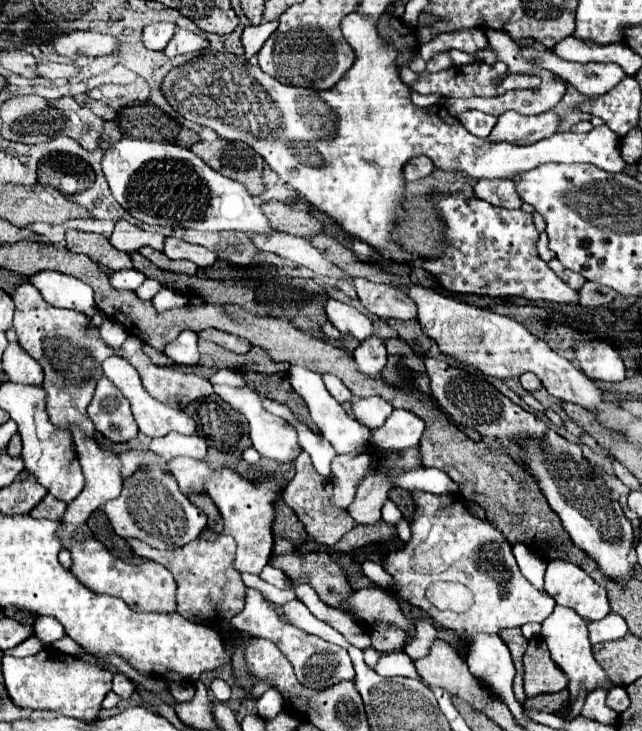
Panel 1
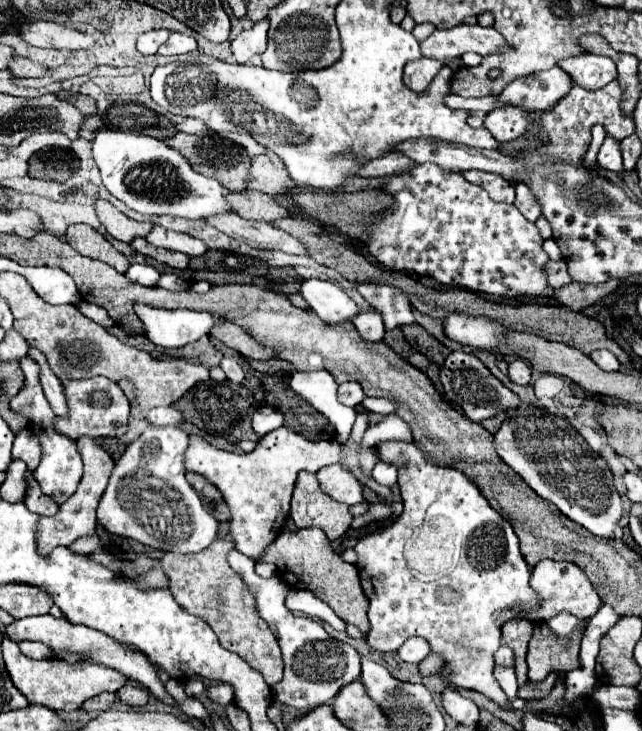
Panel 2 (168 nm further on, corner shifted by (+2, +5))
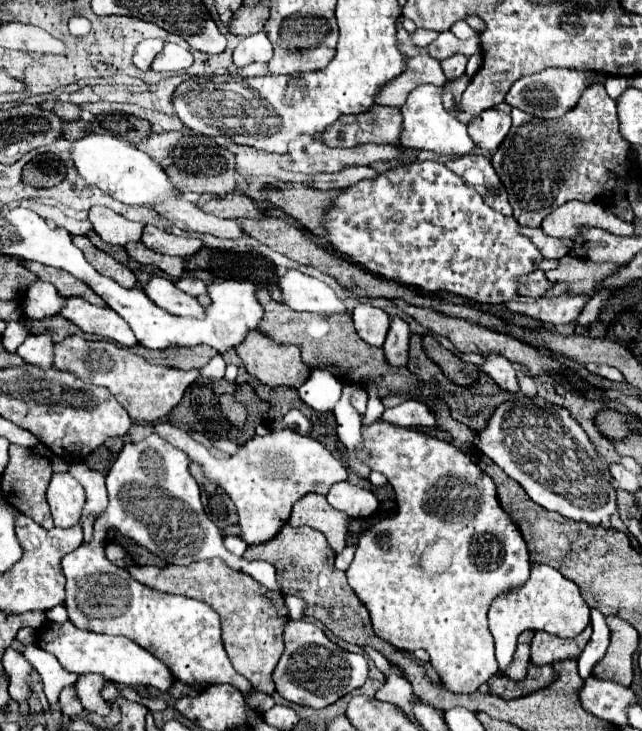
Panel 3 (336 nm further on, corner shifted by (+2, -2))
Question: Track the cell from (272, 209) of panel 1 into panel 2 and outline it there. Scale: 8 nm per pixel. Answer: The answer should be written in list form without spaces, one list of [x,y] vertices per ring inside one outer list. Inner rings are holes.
[[[245,189],[241,193],[229,193],[227,201],[229,201],[231,209],[243,219],[273,223],[275,219],[289,215],[289,211],[285,207],[281,207],[271,195],[265,195],[259,191],[247,191]]]

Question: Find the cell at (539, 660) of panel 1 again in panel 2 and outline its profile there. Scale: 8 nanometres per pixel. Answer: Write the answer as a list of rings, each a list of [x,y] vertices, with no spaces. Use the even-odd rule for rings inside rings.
[[[535,623],[533,637],[529,643],[529,653],[527,653],[531,681],[543,681],[545,675],[549,675],[551,671],[567,673],[579,665],[577,655],[579,655],[583,631],[575,631],[575,633],[579,635],[573,635],[569,641],[565,641],[557,637],[549,629],[549,625]]]

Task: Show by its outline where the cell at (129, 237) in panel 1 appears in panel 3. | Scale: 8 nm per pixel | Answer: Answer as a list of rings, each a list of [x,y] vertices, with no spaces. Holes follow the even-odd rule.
[[[93,206],[89,210],[89,220],[93,224],[93,230],[107,244],[115,246],[127,246],[127,242],[137,242],[143,232],[143,224],[131,222],[105,206]]]

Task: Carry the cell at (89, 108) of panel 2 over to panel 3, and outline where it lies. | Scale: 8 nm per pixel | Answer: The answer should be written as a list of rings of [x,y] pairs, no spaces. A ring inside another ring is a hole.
[[[59,102],[53,106],[53,112],[63,118],[65,122],[73,122],[73,120],[79,120],[81,118],[81,106],[77,104],[71,104],[71,102]]]

